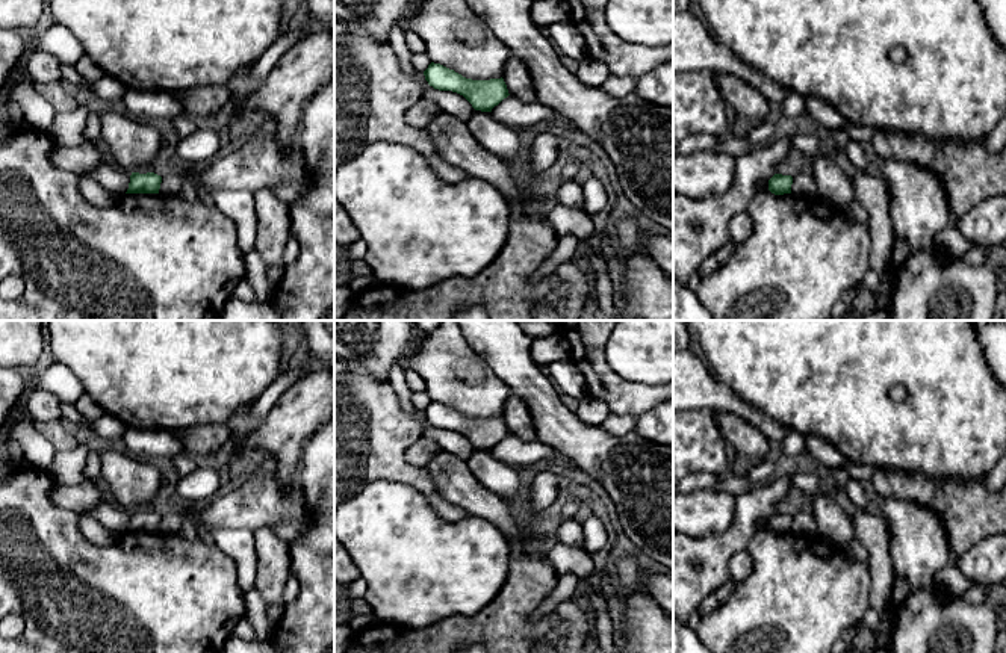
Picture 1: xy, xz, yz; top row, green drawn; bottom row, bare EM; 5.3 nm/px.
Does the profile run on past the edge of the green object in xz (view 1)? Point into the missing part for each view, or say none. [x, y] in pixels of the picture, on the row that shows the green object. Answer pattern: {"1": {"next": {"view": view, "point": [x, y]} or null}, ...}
{"1": {"next": null}}

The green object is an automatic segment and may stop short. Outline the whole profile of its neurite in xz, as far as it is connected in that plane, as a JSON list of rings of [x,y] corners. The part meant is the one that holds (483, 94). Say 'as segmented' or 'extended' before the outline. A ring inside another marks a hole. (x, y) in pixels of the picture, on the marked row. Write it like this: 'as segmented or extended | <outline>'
as segmented | [[[434,62],[428,65],[424,76],[434,89],[457,92],[463,95],[475,110],[481,112],[492,112],[495,106],[510,95],[502,77],[472,80]]]

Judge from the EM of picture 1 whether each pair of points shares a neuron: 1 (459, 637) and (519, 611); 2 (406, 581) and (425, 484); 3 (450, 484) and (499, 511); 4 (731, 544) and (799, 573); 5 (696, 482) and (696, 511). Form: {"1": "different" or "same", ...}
{"1": "same", "2": "different", "3": "same", "4": "different", "5": "different"}

